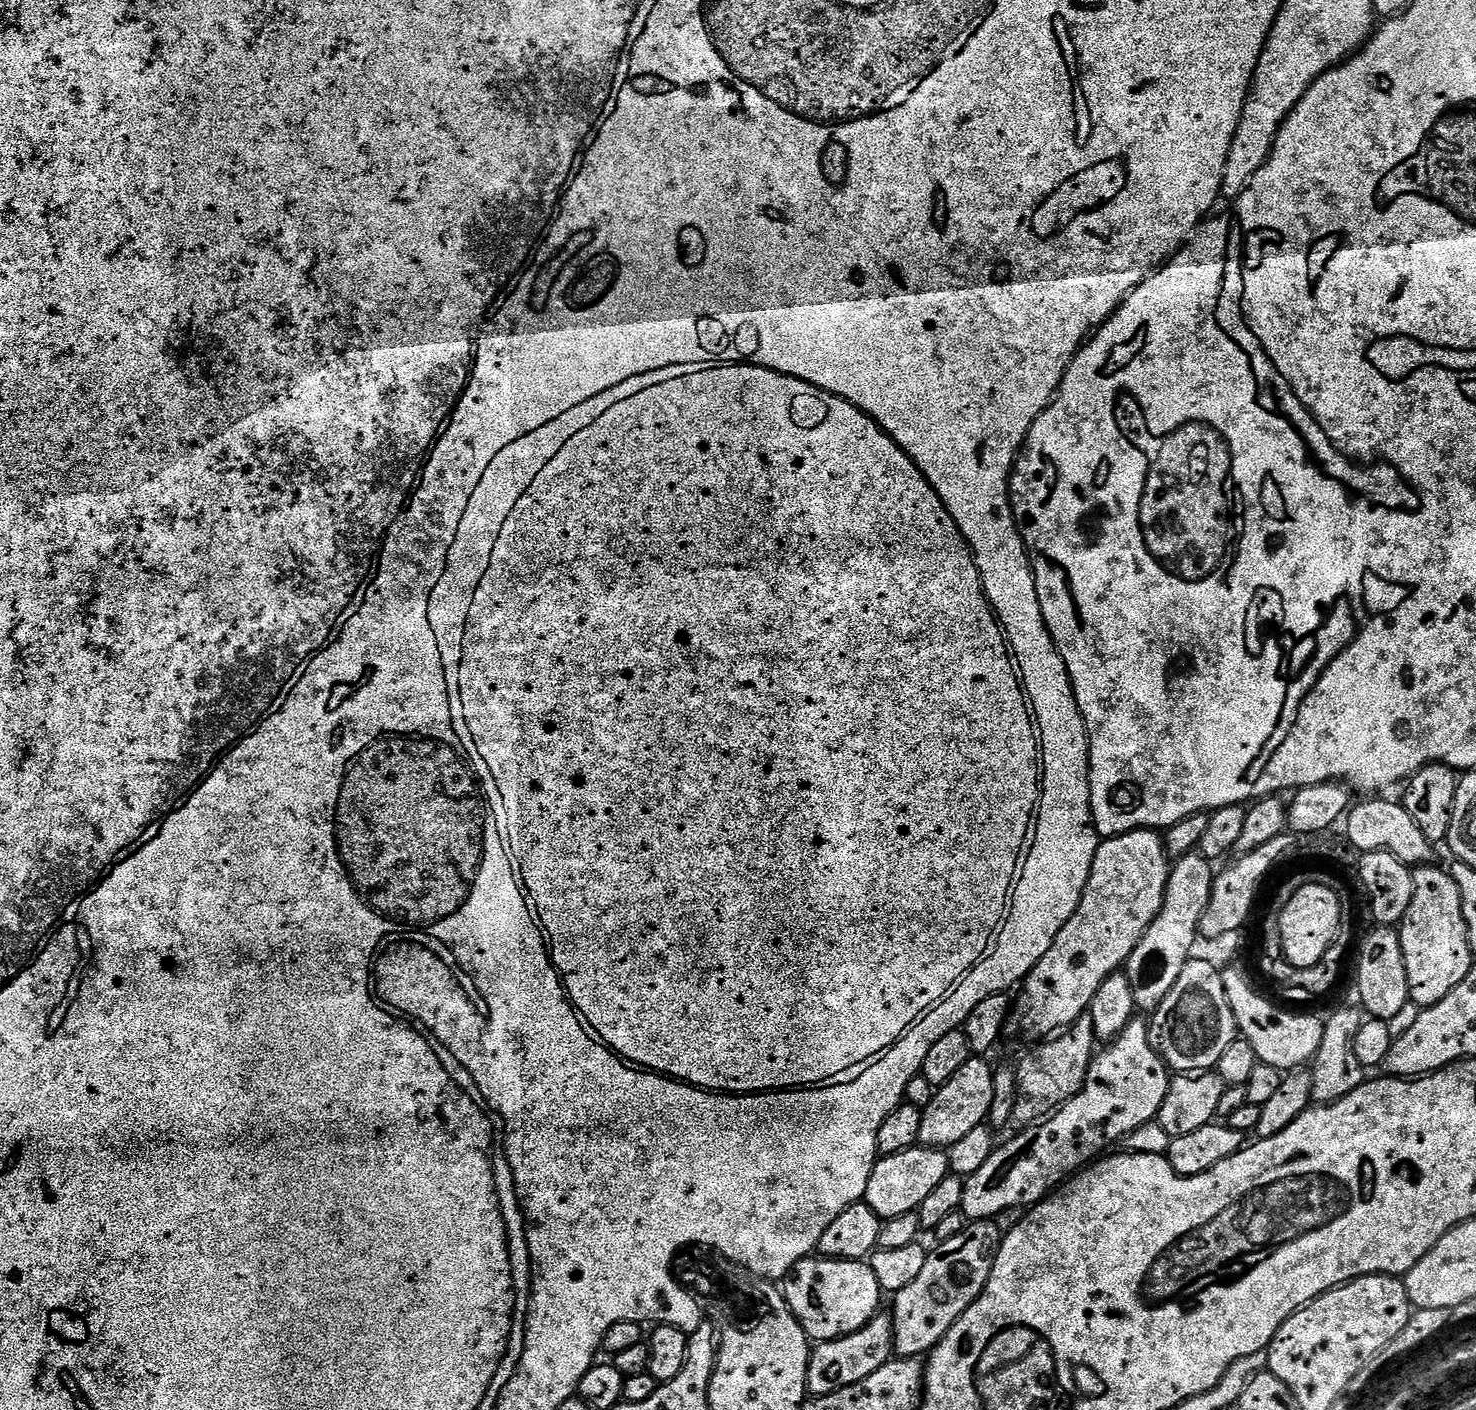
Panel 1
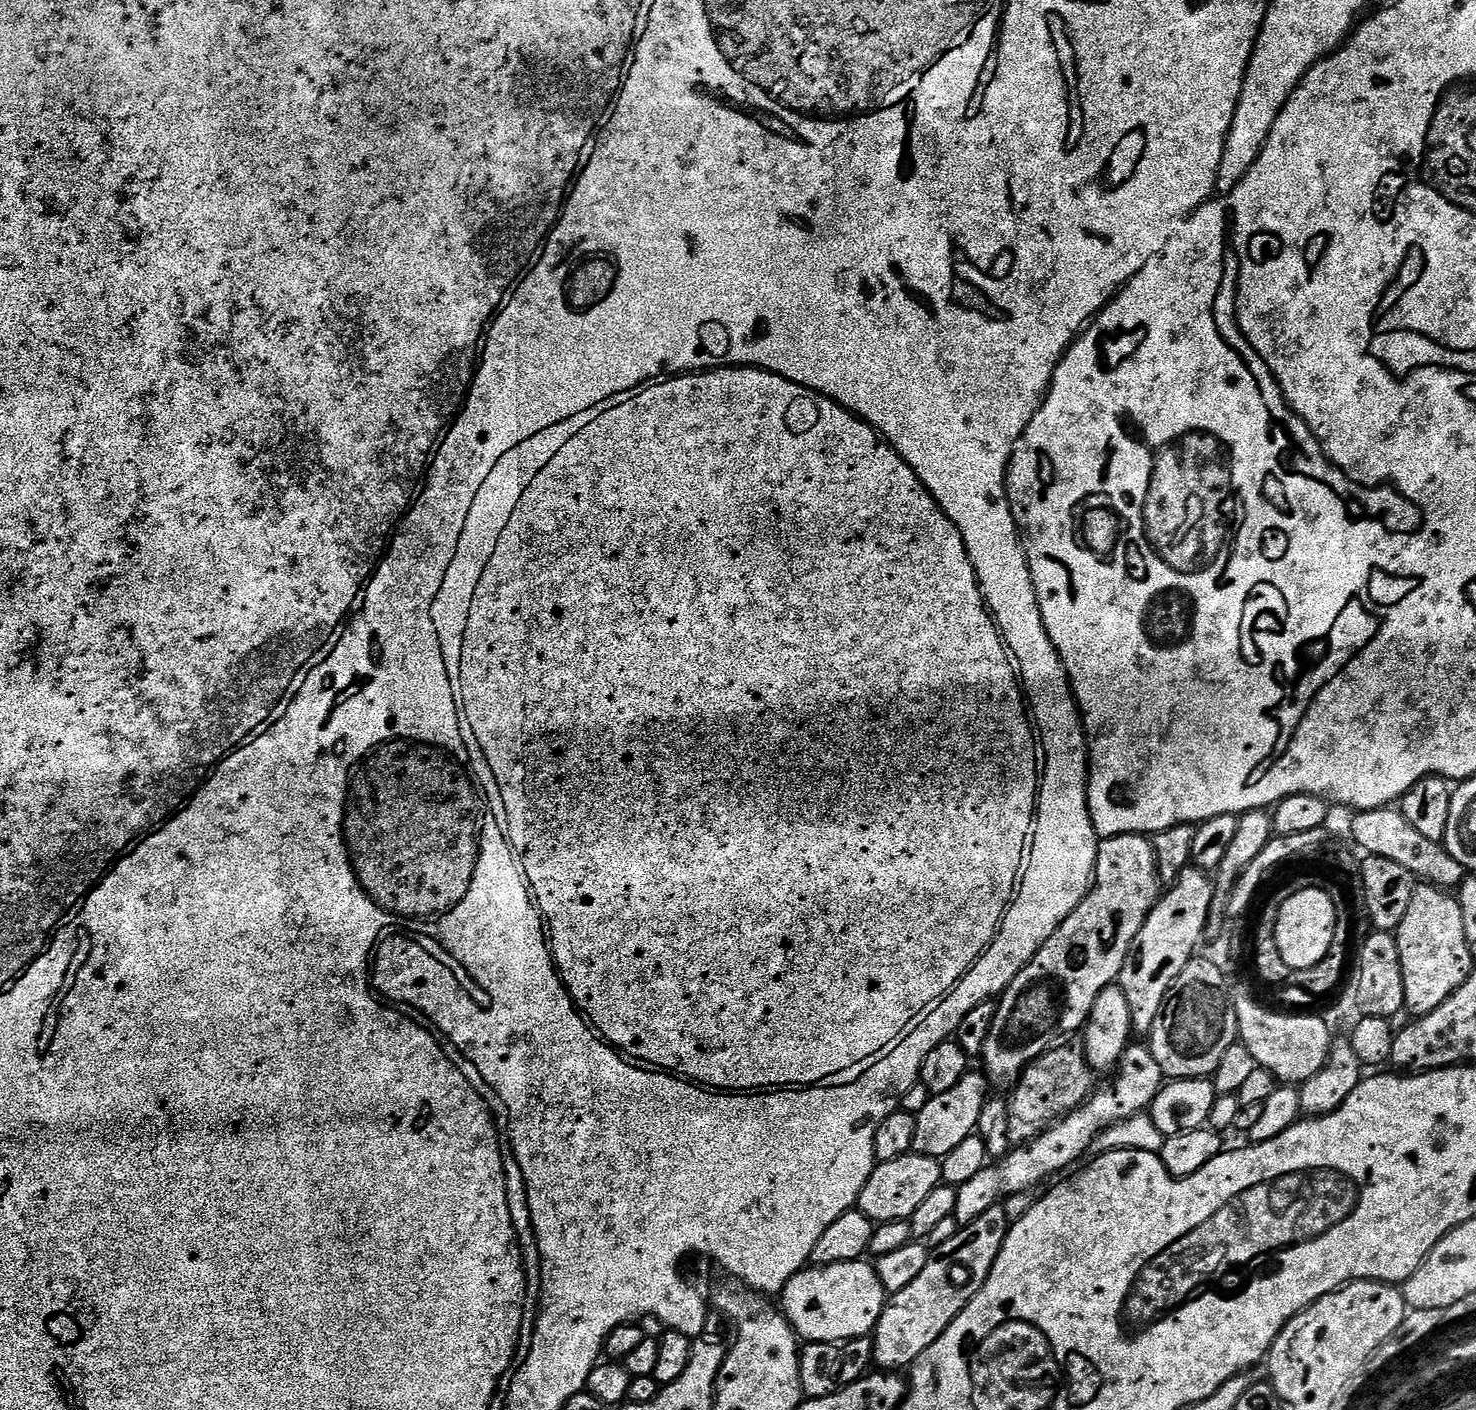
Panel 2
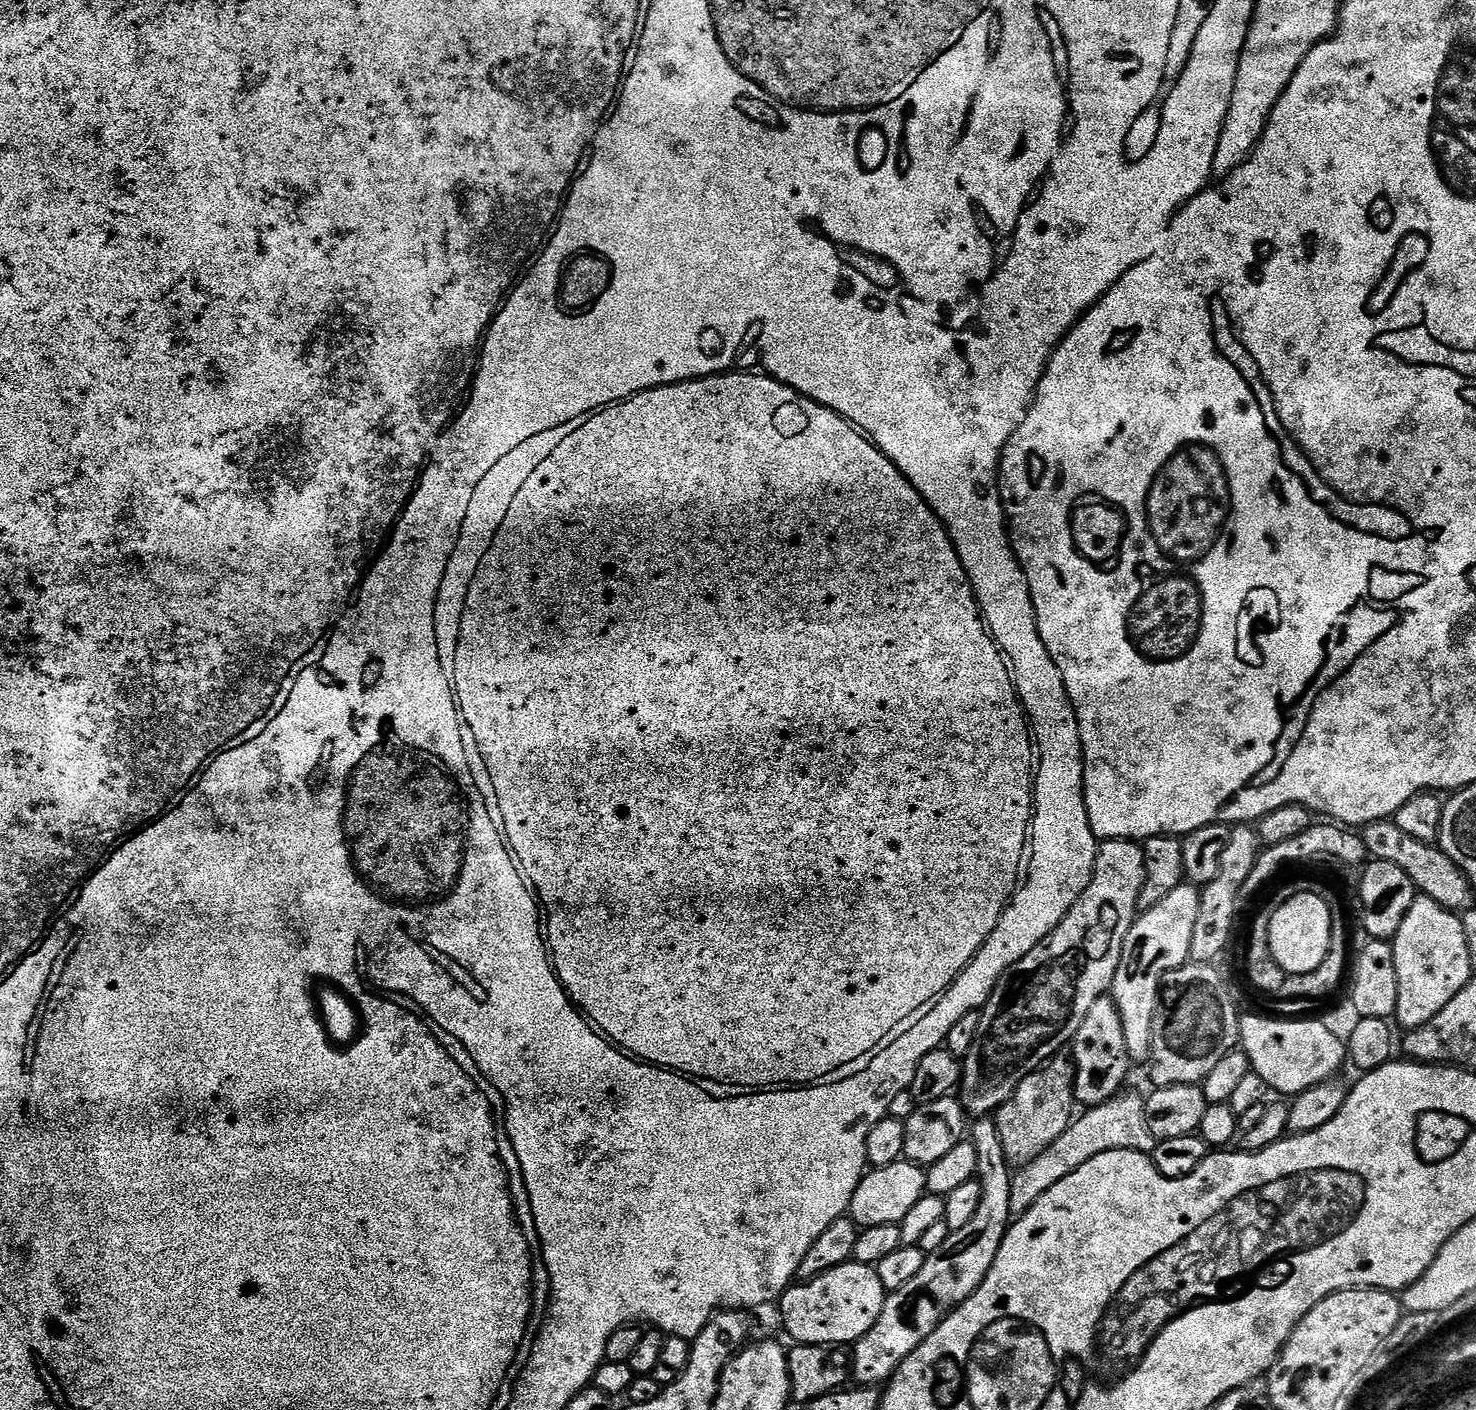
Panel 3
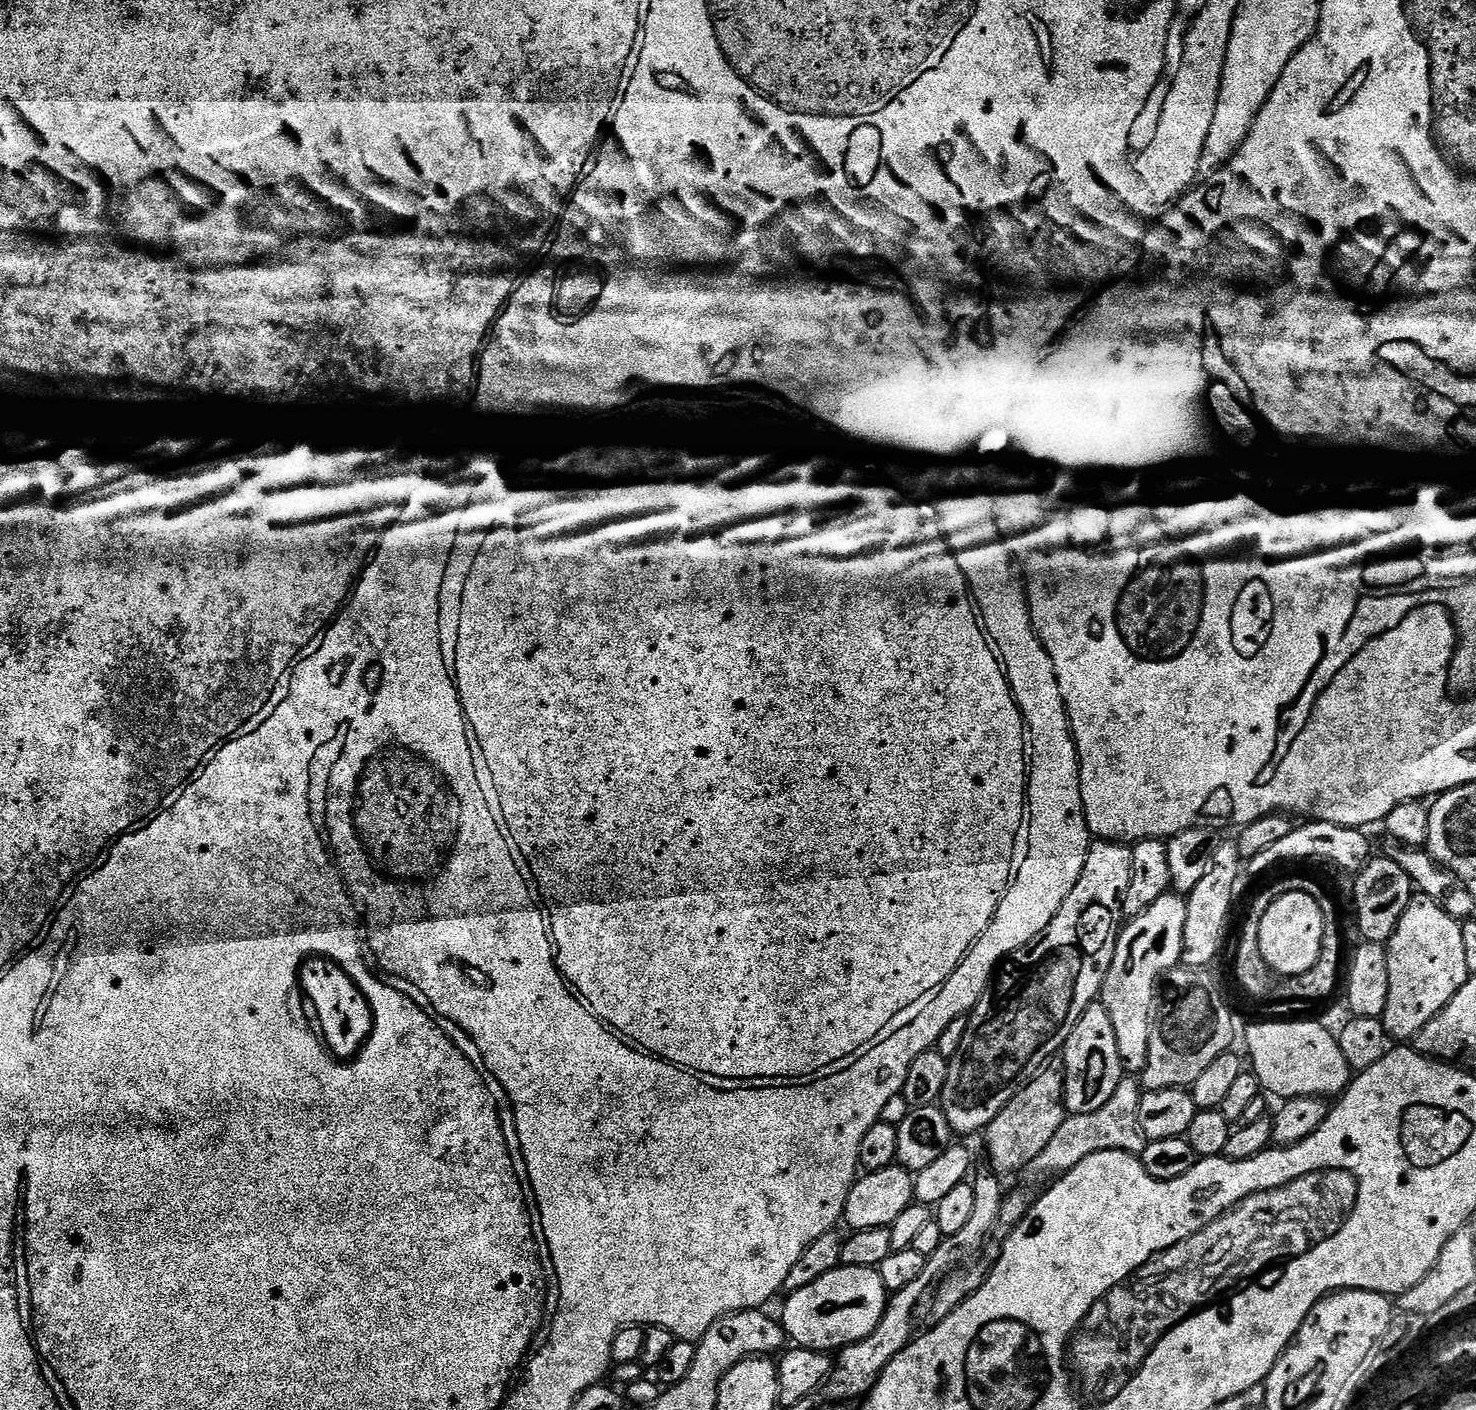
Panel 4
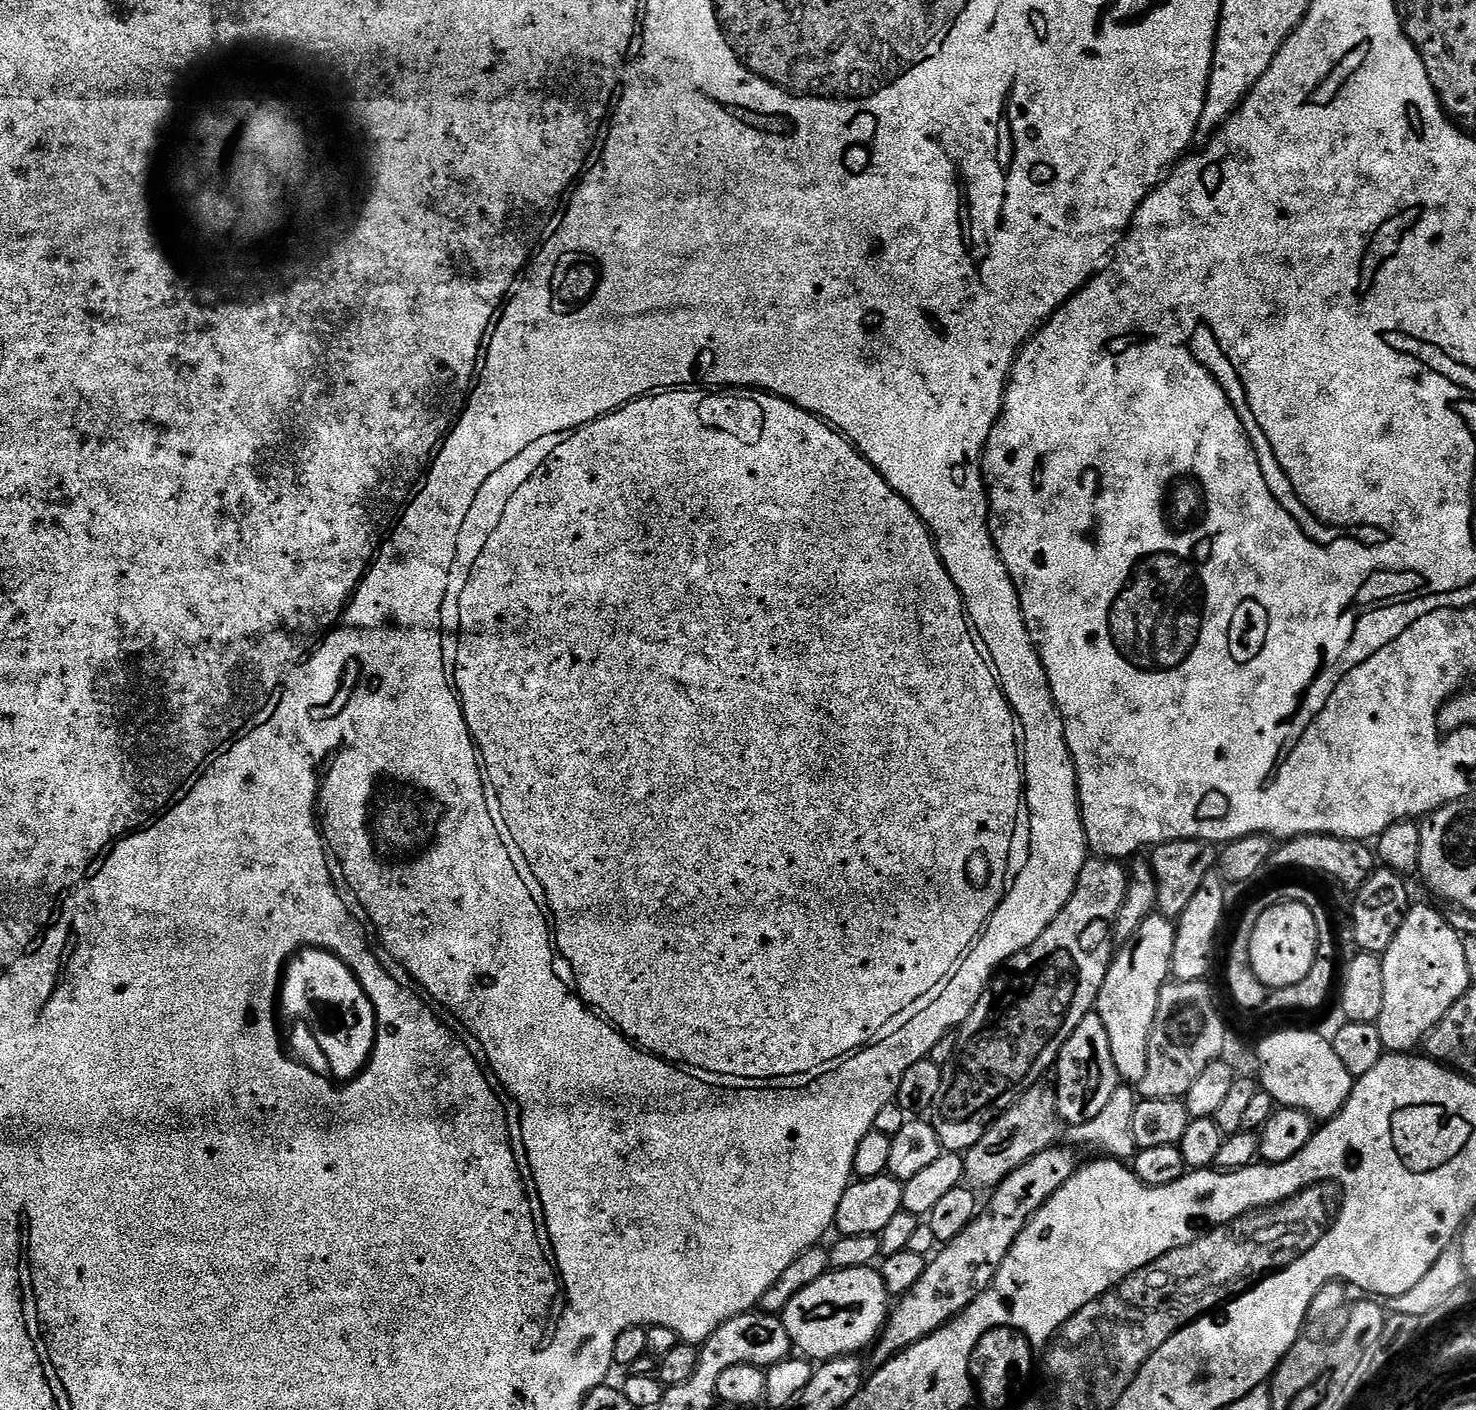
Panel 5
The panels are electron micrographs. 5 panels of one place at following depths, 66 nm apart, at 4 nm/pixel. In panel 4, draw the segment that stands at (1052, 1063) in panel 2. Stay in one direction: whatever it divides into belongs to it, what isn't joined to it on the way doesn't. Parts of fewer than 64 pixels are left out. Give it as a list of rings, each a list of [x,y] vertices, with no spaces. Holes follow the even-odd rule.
[[[1045,1067],[1026,1087],[990,1122],[982,1133],[984,1144],[988,1147],[988,1160],[992,1163],[991,1171],[997,1177],[1015,1177],[1038,1154],[1046,1149],[1050,1138],[1054,1137],[1062,1126],[1064,1111],[1064,1074],[1059,1067]]]

